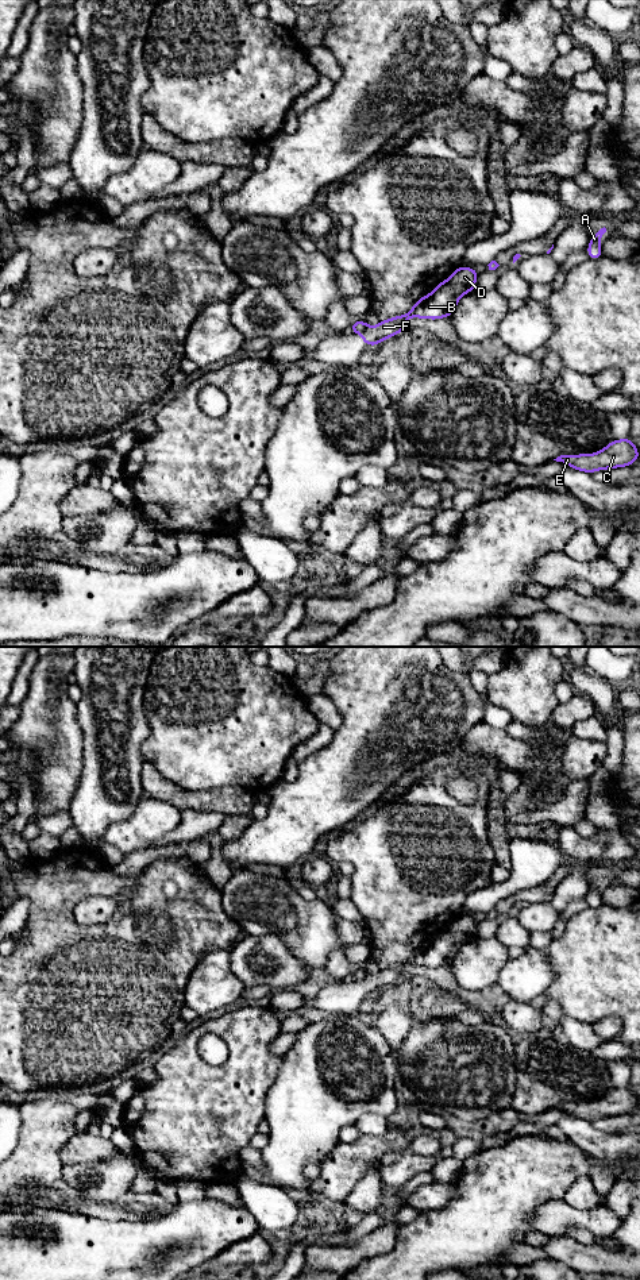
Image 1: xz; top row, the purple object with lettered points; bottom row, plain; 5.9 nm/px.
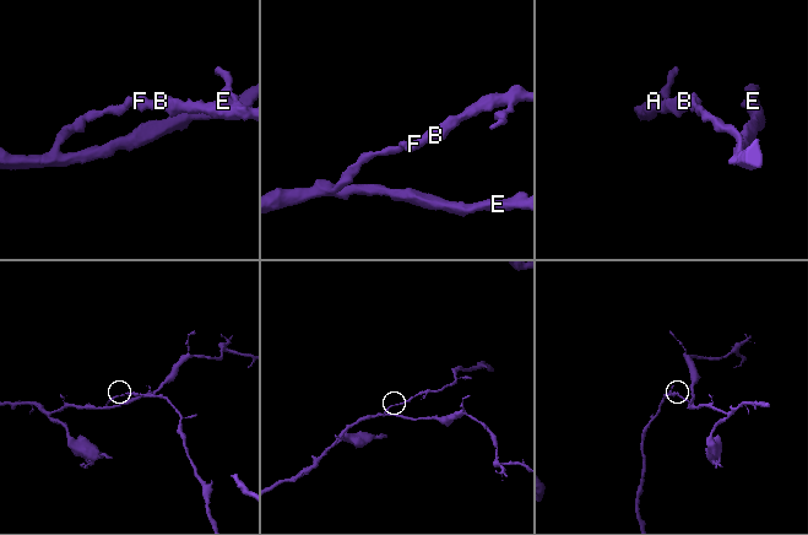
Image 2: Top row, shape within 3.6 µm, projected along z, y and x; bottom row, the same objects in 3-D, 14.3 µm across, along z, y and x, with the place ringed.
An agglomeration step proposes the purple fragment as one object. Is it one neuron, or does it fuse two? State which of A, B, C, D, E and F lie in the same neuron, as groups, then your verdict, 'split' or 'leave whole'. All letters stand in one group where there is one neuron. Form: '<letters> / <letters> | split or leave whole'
A B D F / C E | split

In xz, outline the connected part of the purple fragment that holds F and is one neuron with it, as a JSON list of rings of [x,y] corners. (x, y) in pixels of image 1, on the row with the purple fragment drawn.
[[[458,266],[458,269],[429,294],[419,298],[408,313],[381,320],[374,327],[369,325],[361,334],[362,340],[366,346],[377,347],[381,342],[406,329],[405,323],[408,319],[437,320],[450,317],[459,300],[475,289],[477,275],[475,267]]]

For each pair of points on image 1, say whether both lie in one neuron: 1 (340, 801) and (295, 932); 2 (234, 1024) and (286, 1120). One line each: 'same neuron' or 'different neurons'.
1: different neurons
2: different neurons

